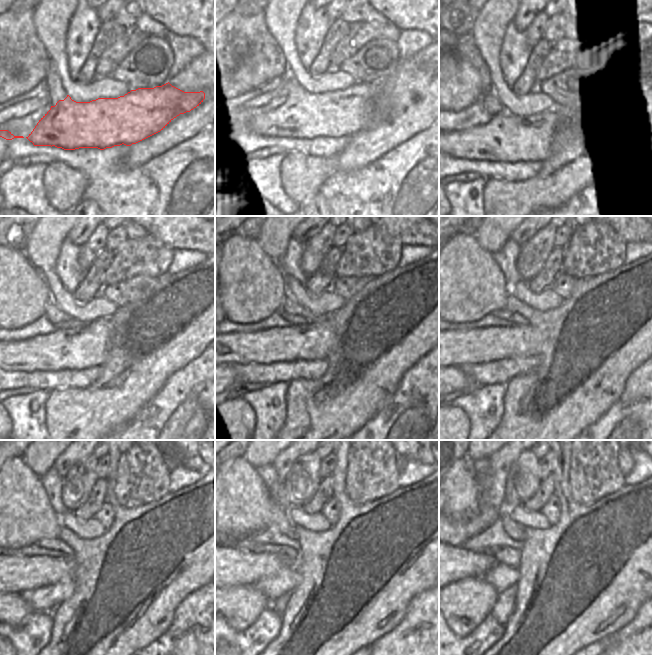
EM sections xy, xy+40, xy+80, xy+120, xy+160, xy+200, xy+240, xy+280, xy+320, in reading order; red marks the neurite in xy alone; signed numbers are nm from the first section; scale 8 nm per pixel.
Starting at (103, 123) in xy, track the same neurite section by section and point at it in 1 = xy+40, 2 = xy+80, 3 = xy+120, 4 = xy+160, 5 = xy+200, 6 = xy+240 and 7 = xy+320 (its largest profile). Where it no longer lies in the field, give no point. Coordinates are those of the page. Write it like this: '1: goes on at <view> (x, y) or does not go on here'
1: goes on at xy+40 (324, 123)
2: goes on at xy+80 (528, 119)
3: goes on at xy+120 (85, 347)
4: goes on at xy+160 (312, 341)
5: goes on at xy+200 (459, 347)
6: goes on at xy+240 (11, 573)
7: goes on at xy+320 (459, 563)

